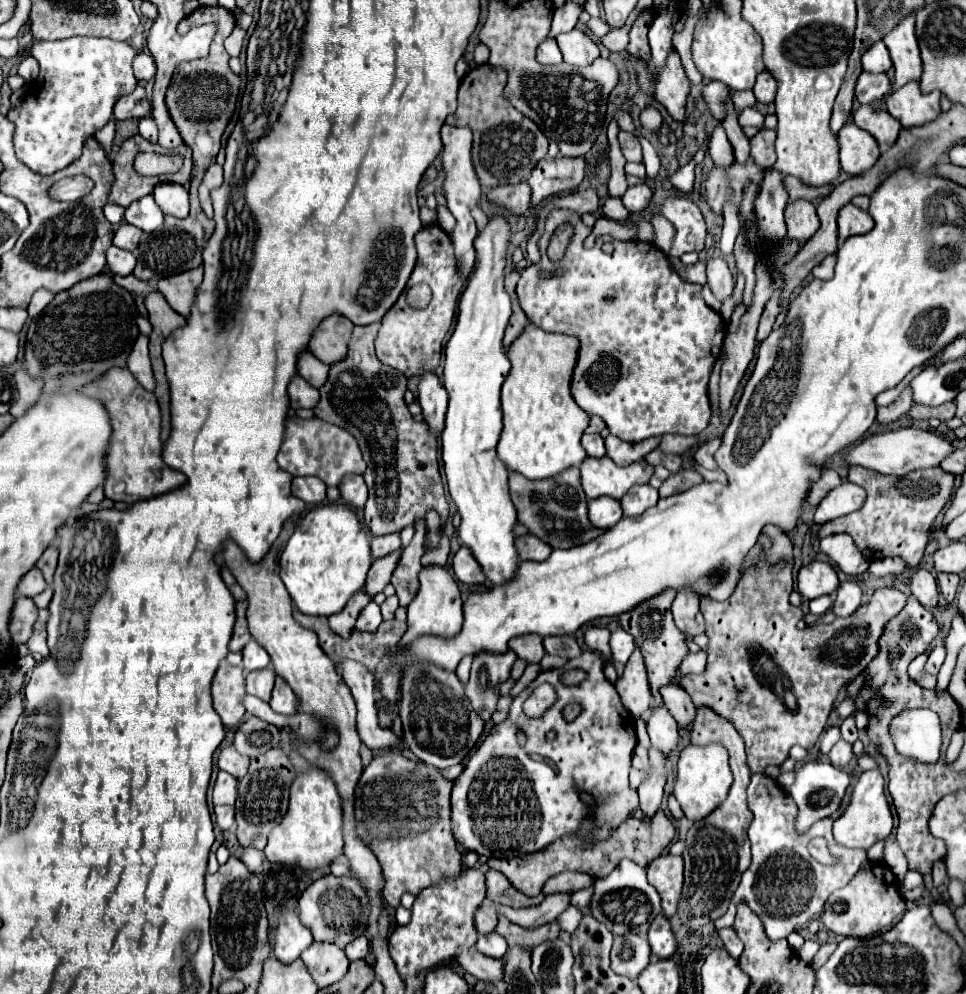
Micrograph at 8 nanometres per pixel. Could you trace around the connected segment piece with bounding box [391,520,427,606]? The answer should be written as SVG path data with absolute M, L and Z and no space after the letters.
M415 520L415 536L411 540L411 544L403 550L403 556L393 572L391 584L397 590L397 598L401 606L407 606L419 590L419 572L421 572L421 556L425 554L423 550L423 542L425 542L425 520Z

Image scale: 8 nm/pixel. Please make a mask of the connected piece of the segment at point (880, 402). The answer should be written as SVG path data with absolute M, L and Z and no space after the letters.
M917 366L917 368L915 368L911 374L907 374L905 380L903 380L901 384L897 384L893 390L885 390L885 392L881 392L881 394L877 396L877 400L875 400L875 404L877 404L877 406L887 406L887 404L891 404L891 402L899 396L899 390L903 390L903 388L909 384L909 380L911 380L917 372L921 372L923 368L925 368L925 366Z

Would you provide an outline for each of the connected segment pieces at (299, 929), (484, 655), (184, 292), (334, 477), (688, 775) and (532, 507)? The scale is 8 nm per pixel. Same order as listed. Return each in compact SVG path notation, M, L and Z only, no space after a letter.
M285 910L279 916L279 924L275 930L275 956L283 964L295 962L305 948L313 942L313 934L307 926L301 924L297 910Z
M511 648L501 654L485 650L475 656L471 666L471 678L465 684L465 694L483 720L489 720L495 712L499 686L509 678L515 660L517 656L515 652L511 652Z
M195 268L195 272L181 272L179 276L159 280L157 290L165 296L167 304L175 312L179 312L183 318L189 318L195 292L201 286L201 282L203 282L203 268Z
M289 418L285 422L283 444L277 454L277 464L291 476L317 476L327 486L337 486L345 474L363 474L365 462L357 440L343 428L319 418Z
M719 742L707 746L689 744L687 748L681 750L673 796L677 798L689 820L703 820L707 814L711 814L727 798L731 784L733 784L733 774L729 768L729 754L723 748L723 744Z
M569 468L551 480L531 482L525 476L509 474L509 490L519 516L519 522L529 528L531 534L539 536L551 548L575 548L601 536L605 530L595 528L587 518L587 496L581 488L579 468Z

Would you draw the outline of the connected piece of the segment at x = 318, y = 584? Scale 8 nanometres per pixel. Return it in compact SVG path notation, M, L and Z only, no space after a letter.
M319 504L309 510L297 524L297 530L289 538L285 550L279 558L281 564L281 580L293 598L299 612L307 616L331 616L347 604L347 600L365 586L367 570L373 564L371 556L371 536L365 534L357 514L345 504Z

